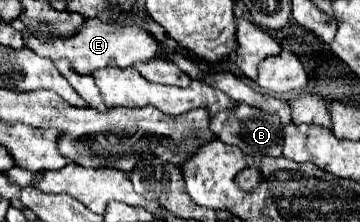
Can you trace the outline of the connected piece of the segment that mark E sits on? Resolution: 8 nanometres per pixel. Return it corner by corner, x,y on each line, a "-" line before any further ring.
88,18
86,24
78,30
78,34
70,40
54,40
54,42
38,42
30,30
24,30
24,42
28,48
32,48
38,56
44,58
68,58
78,74
90,74
98,68
106,66
118,66
118,68
130,68
134,64
146,64
158,56
160,42
140,26
124,26
124,24
106,24
96,18

